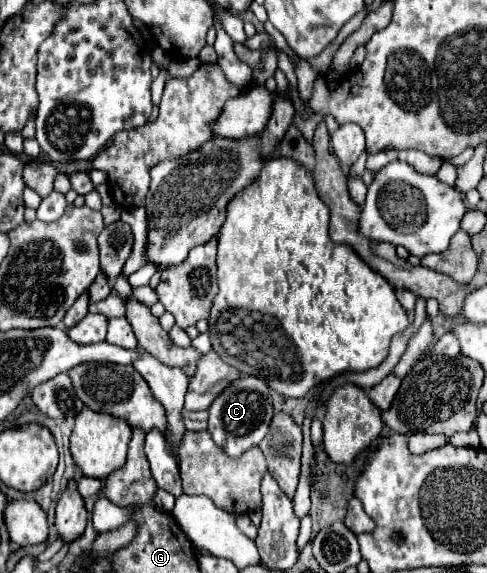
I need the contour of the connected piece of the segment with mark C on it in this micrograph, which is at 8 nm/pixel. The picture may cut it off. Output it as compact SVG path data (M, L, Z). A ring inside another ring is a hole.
M241 376L235 384L227 386L211 404L207 432L215 440L219 448L223 448L229 456L241 456L251 446L257 446L265 434L269 432L269 422L273 418L273 402L267 384L257 380L255 376Z

